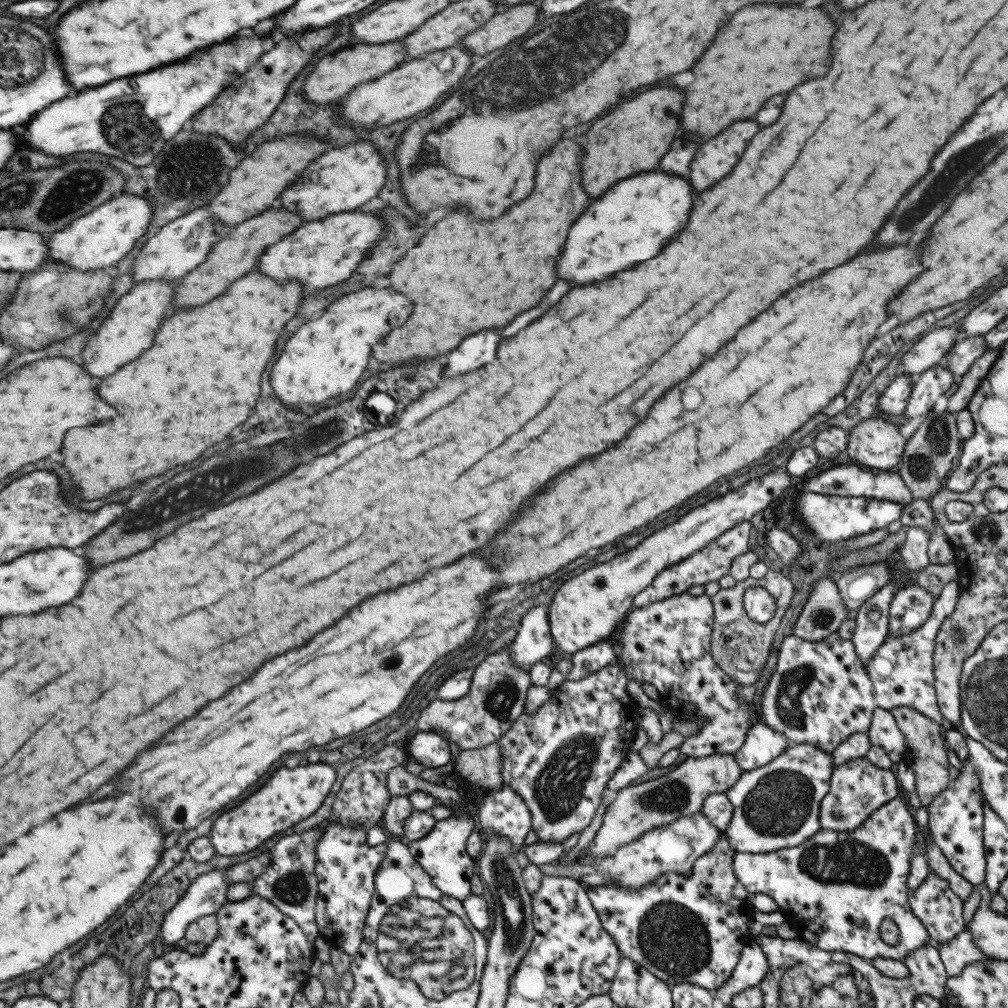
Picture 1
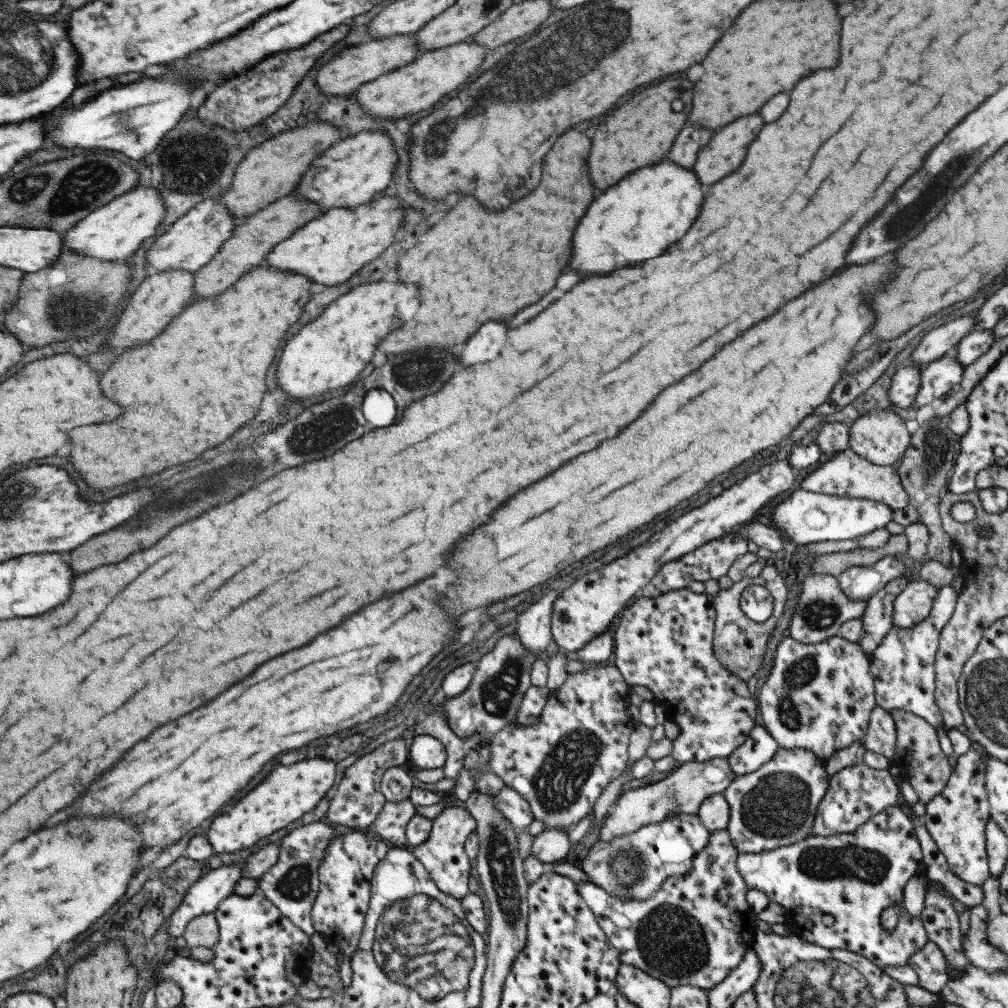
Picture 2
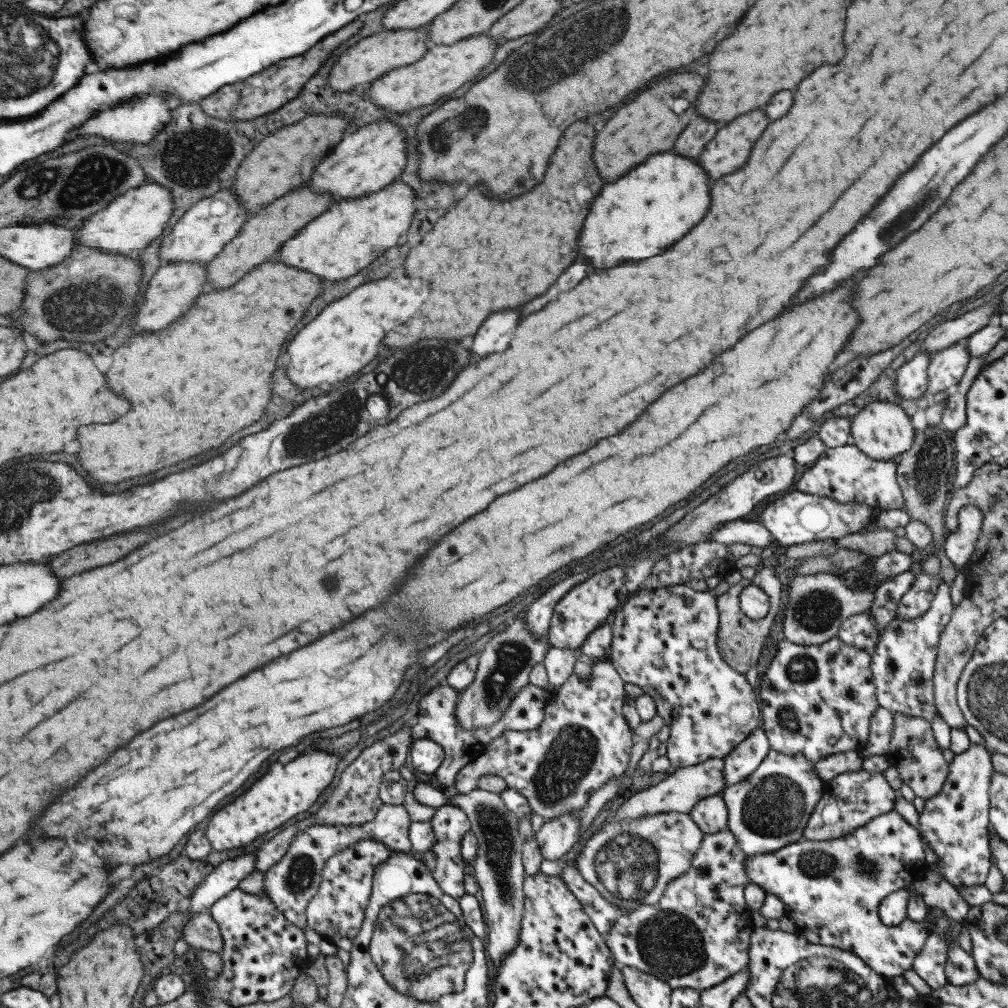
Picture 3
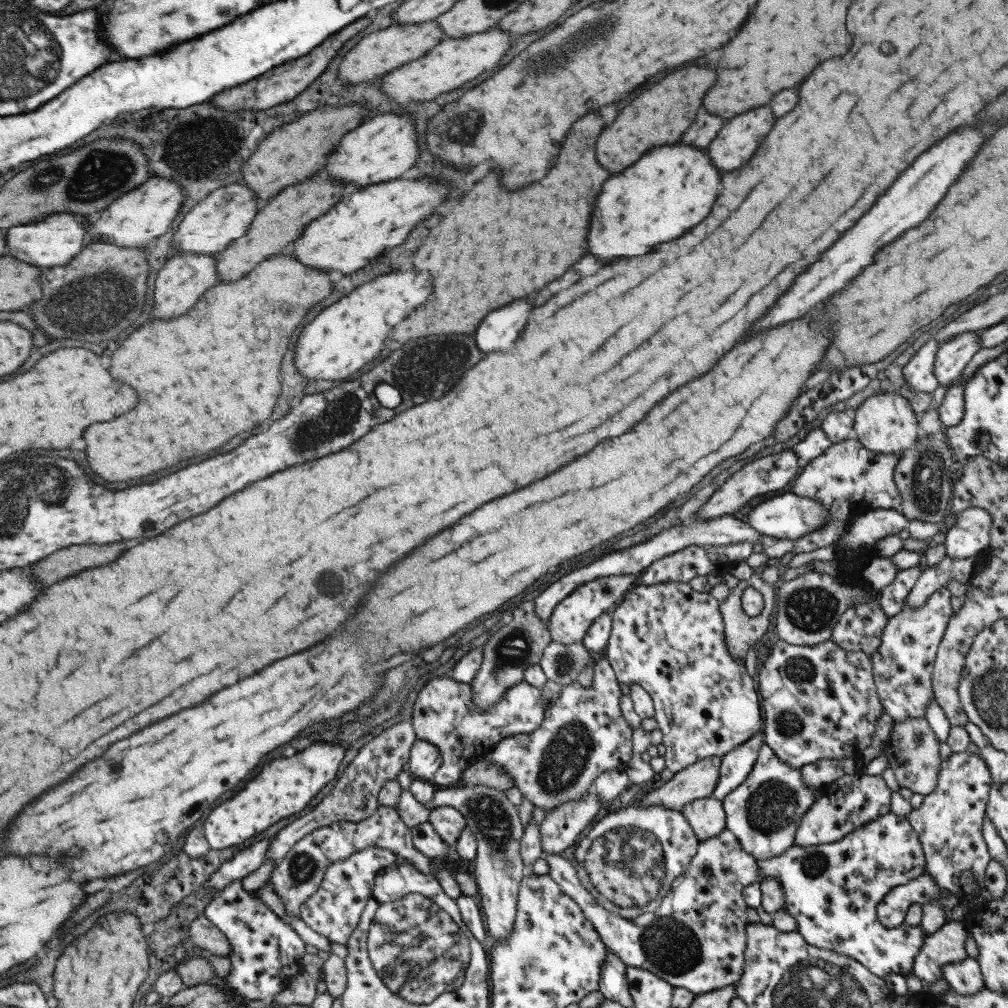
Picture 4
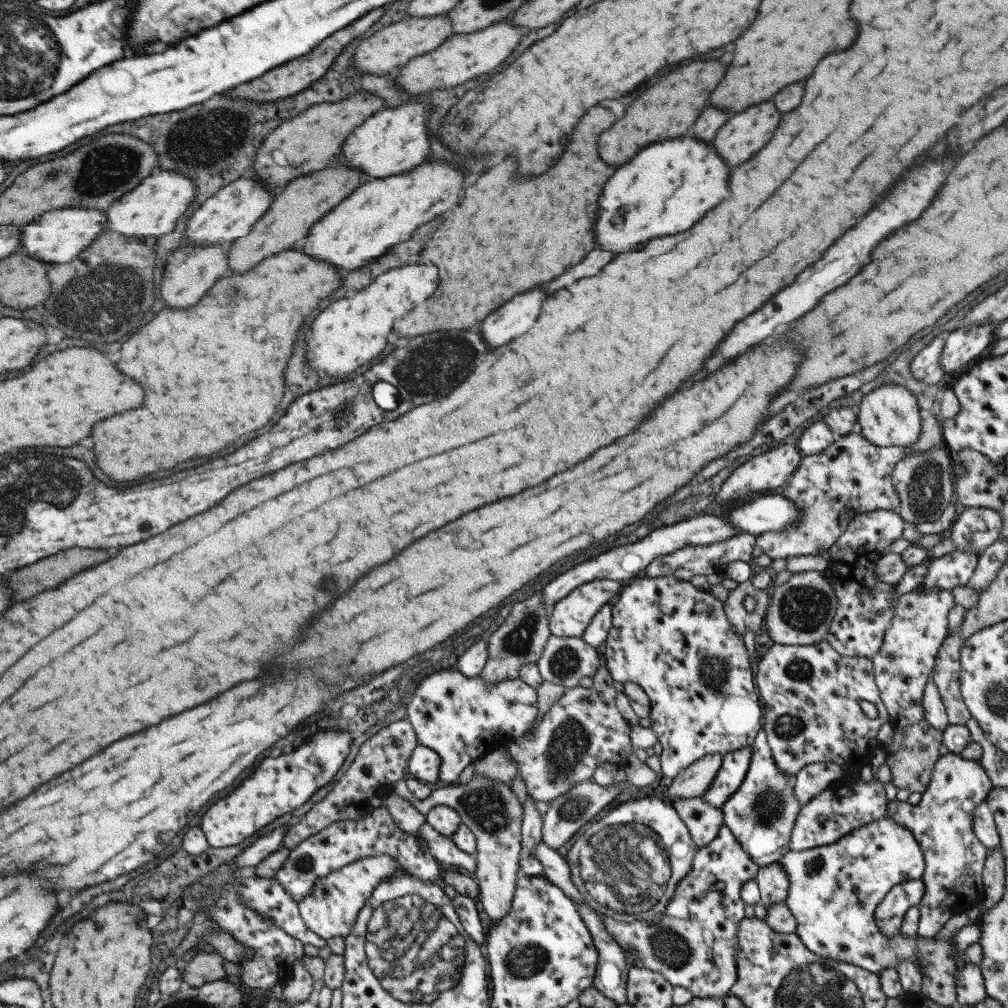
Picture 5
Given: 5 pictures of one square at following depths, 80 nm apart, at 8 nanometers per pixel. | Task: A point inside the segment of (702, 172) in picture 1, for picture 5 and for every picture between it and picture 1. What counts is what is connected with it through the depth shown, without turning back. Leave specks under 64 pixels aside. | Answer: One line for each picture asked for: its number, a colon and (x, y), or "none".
2: (724, 152)
3: (728, 149)
4: (738, 139)
5: (743, 134)

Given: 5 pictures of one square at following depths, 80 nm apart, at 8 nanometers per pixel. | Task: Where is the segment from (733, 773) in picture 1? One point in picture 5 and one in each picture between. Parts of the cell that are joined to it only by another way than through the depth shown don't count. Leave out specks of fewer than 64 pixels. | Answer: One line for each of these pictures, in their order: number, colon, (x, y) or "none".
2: (681, 791)
3: (678, 792)
4: (697, 780)
5: (691, 782)

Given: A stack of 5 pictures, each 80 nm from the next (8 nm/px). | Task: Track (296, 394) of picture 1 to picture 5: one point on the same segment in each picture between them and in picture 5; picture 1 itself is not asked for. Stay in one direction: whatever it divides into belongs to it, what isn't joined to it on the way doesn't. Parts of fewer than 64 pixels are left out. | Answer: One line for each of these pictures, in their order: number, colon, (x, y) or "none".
2: (326, 354)
3: (345, 336)
4: (344, 337)
5: (349, 332)

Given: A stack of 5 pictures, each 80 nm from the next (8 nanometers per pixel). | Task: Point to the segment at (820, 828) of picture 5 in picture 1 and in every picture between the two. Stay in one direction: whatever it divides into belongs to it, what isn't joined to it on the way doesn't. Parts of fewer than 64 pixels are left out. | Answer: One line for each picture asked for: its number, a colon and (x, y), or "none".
1: (857, 788)
2: (855, 793)
3: (851, 799)
4: (851, 801)

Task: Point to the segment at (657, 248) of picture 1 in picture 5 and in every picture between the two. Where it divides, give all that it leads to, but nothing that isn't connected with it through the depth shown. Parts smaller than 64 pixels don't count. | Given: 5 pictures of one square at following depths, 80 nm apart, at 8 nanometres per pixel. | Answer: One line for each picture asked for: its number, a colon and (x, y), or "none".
2: (637, 218)
3: (657, 202)
4: (637, 207)
5: (639, 202)

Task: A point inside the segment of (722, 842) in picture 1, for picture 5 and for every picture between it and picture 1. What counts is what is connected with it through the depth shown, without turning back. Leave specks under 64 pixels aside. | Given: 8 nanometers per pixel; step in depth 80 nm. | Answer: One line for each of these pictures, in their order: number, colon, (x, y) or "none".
2: (691, 931)
3: (693, 937)
4: (694, 940)
5: (691, 944)

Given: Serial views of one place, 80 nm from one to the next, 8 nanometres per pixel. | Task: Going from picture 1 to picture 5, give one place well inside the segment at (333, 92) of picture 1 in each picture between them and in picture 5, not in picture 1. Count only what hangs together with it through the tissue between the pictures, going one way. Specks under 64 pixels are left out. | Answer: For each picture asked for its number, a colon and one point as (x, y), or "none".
2: (344, 72)
3: (371, 57)
4: (376, 54)
5: (393, 45)

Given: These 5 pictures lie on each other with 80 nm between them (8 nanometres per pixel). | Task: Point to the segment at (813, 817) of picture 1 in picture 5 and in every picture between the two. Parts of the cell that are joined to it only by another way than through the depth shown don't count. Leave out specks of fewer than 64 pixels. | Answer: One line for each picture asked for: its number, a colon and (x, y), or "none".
2: (774, 806)
3: (768, 809)
4: (763, 812)
5: (760, 814)

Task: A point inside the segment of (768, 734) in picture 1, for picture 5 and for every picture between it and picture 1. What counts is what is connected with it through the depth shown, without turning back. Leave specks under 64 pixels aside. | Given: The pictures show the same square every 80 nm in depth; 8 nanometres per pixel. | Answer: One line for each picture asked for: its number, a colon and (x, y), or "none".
2: (759, 747)
3: (741, 761)
4: (734, 765)
5: (734, 764)

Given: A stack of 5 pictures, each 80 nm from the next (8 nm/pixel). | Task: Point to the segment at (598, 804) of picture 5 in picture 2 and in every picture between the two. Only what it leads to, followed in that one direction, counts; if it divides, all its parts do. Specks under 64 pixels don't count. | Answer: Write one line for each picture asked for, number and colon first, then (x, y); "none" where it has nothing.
2: (548, 846)
3: (556, 836)
4: (561, 825)

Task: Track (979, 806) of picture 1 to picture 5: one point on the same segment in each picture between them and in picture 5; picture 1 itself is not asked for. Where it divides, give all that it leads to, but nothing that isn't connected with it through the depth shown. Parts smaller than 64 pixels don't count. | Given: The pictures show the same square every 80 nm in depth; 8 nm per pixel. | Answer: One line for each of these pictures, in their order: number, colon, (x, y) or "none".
2: (955, 819)
3: (954, 823)
4: (948, 821)
5: (941, 822)

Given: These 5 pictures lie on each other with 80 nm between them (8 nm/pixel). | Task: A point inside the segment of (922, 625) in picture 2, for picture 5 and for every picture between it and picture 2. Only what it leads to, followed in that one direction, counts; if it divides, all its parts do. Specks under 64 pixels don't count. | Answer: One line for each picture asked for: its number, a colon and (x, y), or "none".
3: (902, 661)
4: (902, 665)
5: (901, 667)

